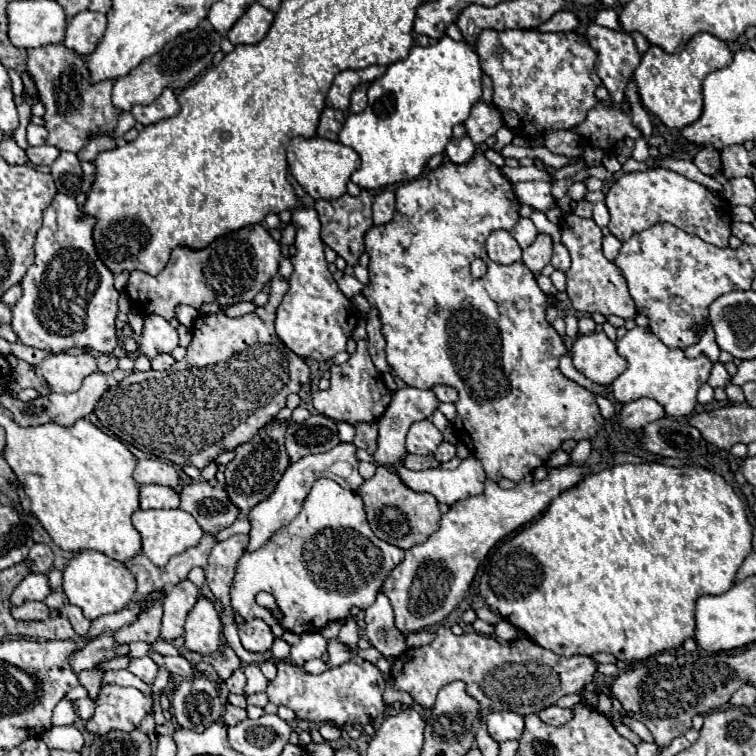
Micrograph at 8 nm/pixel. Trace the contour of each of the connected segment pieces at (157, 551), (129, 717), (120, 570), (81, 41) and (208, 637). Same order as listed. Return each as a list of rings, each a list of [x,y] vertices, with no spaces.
[[[138,509],[132,515],[132,525],[142,537],[144,555],[158,567],[166,565],[170,557],[184,553],[188,547],[196,547],[200,537],[204,535],[196,519],[190,513],[184,513],[182,509]]]
[[[108,685],[100,689],[96,699],[96,713],[86,721],[86,729],[98,735],[106,735],[110,729],[132,731],[140,725],[146,713],[152,711],[154,693],[146,697],[138,689]]]
[[[82,551],[64,569],[64,595],[72,605],[82,607],[84,617],[94,621],[102,615],[124,609],[136,595],[136,579],[126,563],[98,551]]]
[[[92,11],[78,13],[68,23],[64,45],[68,49],[78,51],[80,55],[92,53],[100,43],[100,37],[104,37],[106,23],[108,19],[104,13],[92,13]]]
[[[200,595],[186,619],[186,633],[184,633],[186,649],[198,655],[214,653],[220,645],[220,625],[222,623],[218,611],[204,595]]]

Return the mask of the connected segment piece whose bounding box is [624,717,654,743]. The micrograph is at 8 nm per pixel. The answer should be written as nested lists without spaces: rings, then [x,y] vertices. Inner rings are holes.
[[[624,719],[624,723],[642,739],[642,741],[648,741],[648,743],[652,743],[654,741],[654,737],[652,737],[652,733],[648,733],[648,729],[646,729],[646,725],[644,723],[640,723],[640,721],[636,721],[636,719]]]

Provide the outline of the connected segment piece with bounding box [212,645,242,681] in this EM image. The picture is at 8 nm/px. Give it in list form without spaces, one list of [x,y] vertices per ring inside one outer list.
[[[224,645],[222,647],[222,651],[218,653],[218,657],[214,659],[214,669],[216,669],[216,673],[218,673],[218,677],[222,679],[222,681],[226,681],[240,665],[242,665],[242,661],[236,657],[236,653],[232,651],[232,647],[228,647],[228,645]]]

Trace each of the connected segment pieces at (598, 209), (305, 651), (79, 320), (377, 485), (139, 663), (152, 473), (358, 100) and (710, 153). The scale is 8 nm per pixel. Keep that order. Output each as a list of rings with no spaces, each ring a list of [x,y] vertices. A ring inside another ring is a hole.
[[[598,201],[598,203],[594,205],[594,221],[596,221],[596,225],[598,225],[598,227],[608,225],[610,215],[608,215],[608,207],[604,205],[604,201]]]
[[[304,633],[302,641],[292,647],[290,651],[290,661],[296,665],[302,665],[310,659],[318,659],[326,653],[328,641],[320,633]]]
[[[58,193],[52,201],[52,205],[44,211],[44,225],[40,227],[38,235],[36,235],[36,257],[34,257],[34,263],[30,265],[30,269],[26,271],[24,279],[22,279],[22,287],[24,287],[24,293],[20,297],[20,301],[14,305],[12,309],[12,329],[14,333],[18,335],[18,341],[22,345],[30,345],[30,347],[38,347],[38,349],[44,349],[48,353],[62,353],[70,347],[88,347],[88,349],[94,349],[98,353],[112,353],[116,349],[116,327],[114,327],[114,321],[116,321],[116,313],[118,313],[118,291],[114,289],[114,275],[112,271],[100,261],[96,249],[94,249],[94,241],[92,241],[92,229],[96,225],[96,219],[88,213],[84,213],[76,199],[74,197],[68,197],[68,195],[62,195]]]
[[[380,465],[376,469],[376,475],[372,479],[364,481],[360,485],[360,489],[356,489],[356,493],[360,495],[360,499],[364,503],[366,519],[370,523],[370,529],[374,531],[374,535],[400,549],[410,549],[412,545],[424,543],[440,525],[442,511],[438,509],[436,497],[432,497],[430,493],[416,493],[416,491],[408,489],[400,481],[400,477],[396,477],[396,473],[384,465]]]
[[[142,657],[142,659],[130,659],[128,663],[128,671],[138,675],[142,681],[152,683],[156,679],[158,673],[158,665],[150,659],[150,657]]]
[[[144,459],[144,461],[138,461],[138,467],[134,471],[134,481],[138,485],[156,483],[156,485],[166,485],[166,487],[176,487],[178,485],[178,471],[164,461]]]
[[[358,85],[350,97],[350,113],[360,113],[366,109],[366,85]]]
[[[702,147],[694,157],[694,165],[706,175],[716,175],[720,173],[720,153],[712,147]]]

